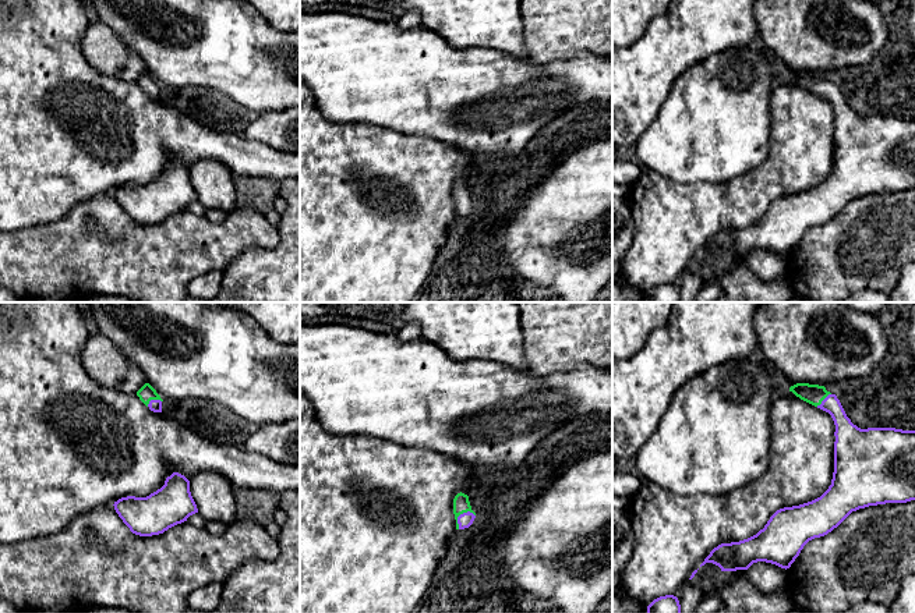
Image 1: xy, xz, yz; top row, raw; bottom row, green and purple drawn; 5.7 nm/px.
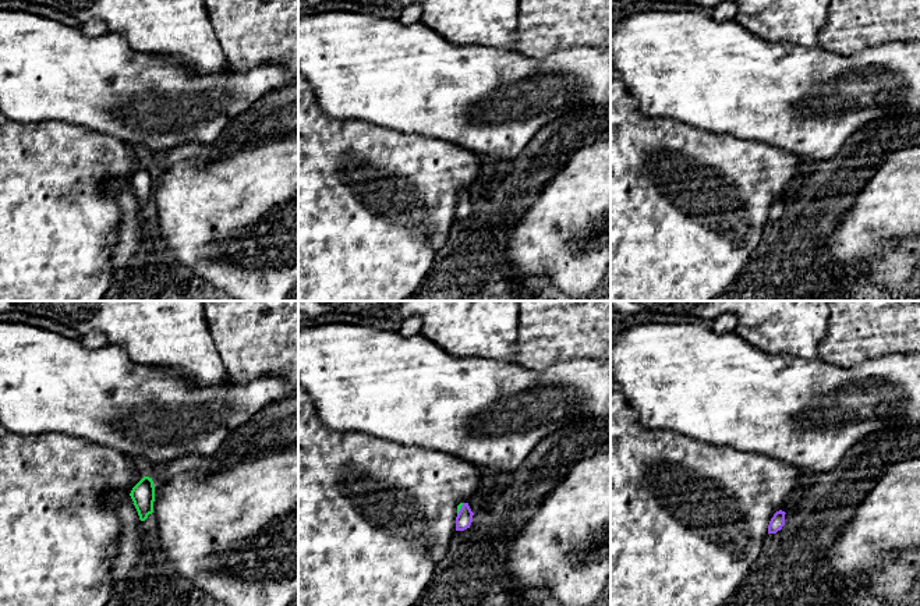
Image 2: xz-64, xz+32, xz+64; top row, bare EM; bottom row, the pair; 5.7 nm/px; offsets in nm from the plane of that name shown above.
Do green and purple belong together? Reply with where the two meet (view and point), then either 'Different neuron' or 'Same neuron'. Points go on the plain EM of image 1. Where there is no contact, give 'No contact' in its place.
Touches green at xz (459, 202). Same neuron

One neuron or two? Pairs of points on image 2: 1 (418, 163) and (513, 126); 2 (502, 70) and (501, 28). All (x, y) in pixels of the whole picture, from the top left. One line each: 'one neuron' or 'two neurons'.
1: two neurons
2: two neurons

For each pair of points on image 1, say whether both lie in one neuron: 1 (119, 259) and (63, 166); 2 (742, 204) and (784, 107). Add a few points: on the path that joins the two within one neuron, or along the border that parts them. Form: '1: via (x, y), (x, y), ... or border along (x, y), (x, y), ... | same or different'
1: border along (112, 191), (77, 202), (57, 220) | different
2: via (766, 180), (784, 162), (784, 131) | same

